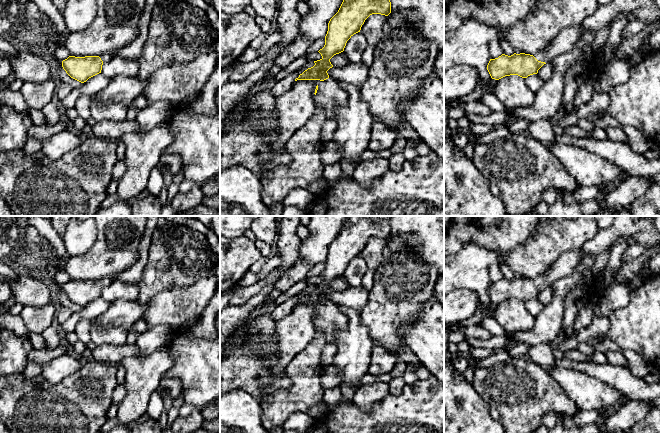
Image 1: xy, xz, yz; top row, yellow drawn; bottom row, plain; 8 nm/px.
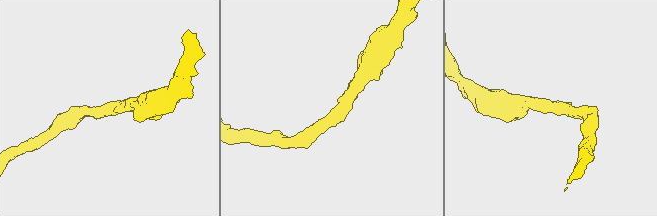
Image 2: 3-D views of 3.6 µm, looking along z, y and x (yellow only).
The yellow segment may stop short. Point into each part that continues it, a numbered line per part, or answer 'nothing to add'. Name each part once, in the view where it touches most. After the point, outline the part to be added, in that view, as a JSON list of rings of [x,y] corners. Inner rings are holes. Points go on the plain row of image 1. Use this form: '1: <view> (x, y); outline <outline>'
1: yz (564, 266); outline [[[581,248],[562,253],[554,264],[543,274],[534,279],[541,286],[552,286],[556,281],[570,276],[582,260]]]

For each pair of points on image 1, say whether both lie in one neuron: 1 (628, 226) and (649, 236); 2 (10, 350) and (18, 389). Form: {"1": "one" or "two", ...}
{"1": "one", "2": "two"}

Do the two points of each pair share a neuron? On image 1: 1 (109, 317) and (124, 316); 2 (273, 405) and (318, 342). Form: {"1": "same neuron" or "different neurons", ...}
{"1": "same neuron", "2": "same neuron"}

